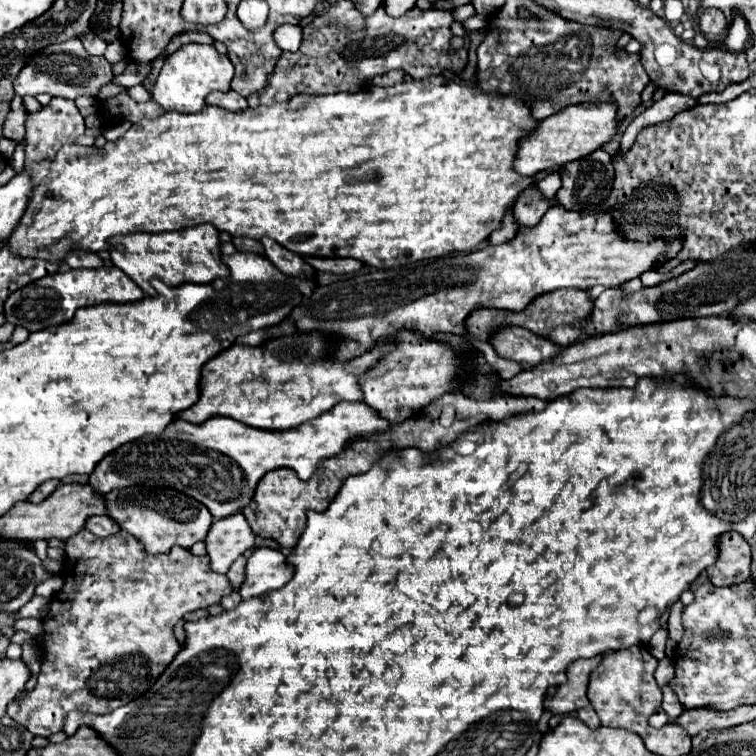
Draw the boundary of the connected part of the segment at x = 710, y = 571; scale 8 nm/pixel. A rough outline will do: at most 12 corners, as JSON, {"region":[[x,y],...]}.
{"region":[[738,533],[716,541],[706,569],[716,587],[750,579],[750,547]]}

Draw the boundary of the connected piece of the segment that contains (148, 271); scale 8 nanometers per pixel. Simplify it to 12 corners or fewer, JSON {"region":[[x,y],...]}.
{"region":[[218,229],[110,237],[110,259],[148,297],[228,277]]}

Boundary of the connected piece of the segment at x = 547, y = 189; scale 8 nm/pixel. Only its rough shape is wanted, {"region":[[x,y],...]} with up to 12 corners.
{"region":[[560,171],[548,173],[538,189],[554,197],[560,189]]}

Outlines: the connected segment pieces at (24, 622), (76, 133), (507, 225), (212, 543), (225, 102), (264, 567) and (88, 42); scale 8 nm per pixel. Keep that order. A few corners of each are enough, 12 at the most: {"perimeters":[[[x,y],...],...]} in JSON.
{"perimeters":[[[23,618],[14,631],[23,630],[37,638],[43,633],[42,619]],[[52,97],[26,121],[26,171],[38,185],[58,149],[74,143],[84,117]],[[512,209],[504,213],[500,229],[490,235],[490,243],[504,243],[516,235]],[[242,513],[218,519],[206,537],[210,569],[228,567],[256,541]],[[216,91],[206,97],[208,105],[226,111],[244,111],[248,101],[236,91]],[[260,547],[246,563],[244,601],[280,589],[292,569],[286,555]],[[88,33],[82,37],[90,55],[104,55],[106,43]]]}

